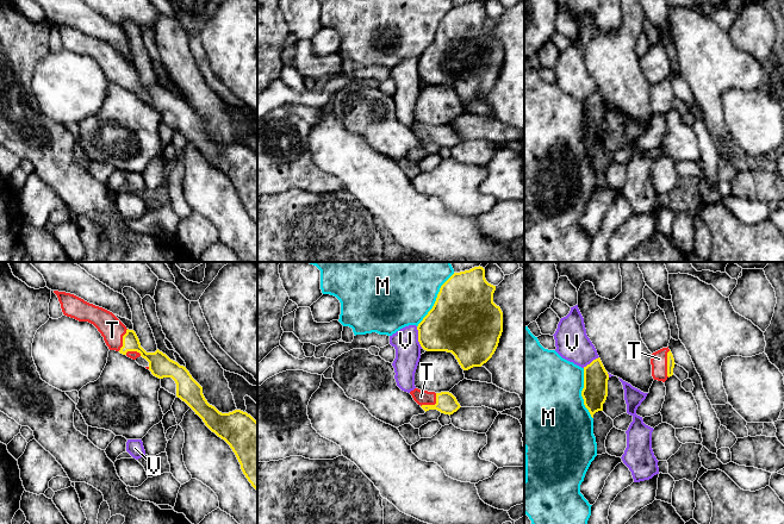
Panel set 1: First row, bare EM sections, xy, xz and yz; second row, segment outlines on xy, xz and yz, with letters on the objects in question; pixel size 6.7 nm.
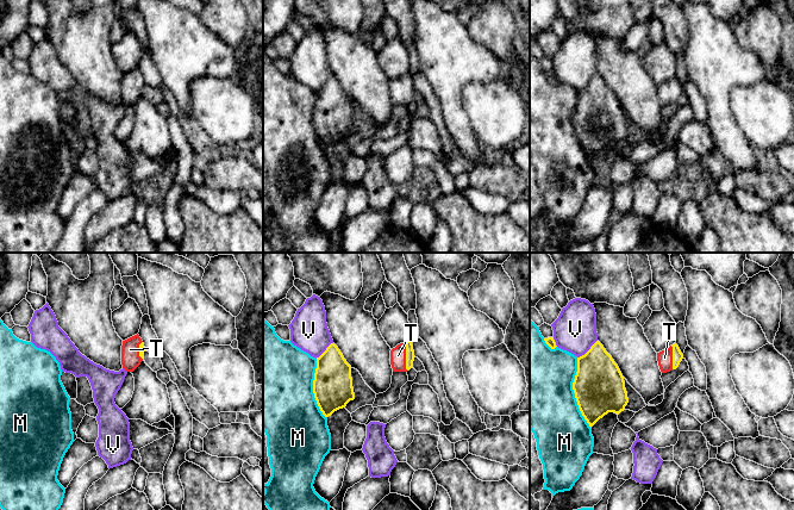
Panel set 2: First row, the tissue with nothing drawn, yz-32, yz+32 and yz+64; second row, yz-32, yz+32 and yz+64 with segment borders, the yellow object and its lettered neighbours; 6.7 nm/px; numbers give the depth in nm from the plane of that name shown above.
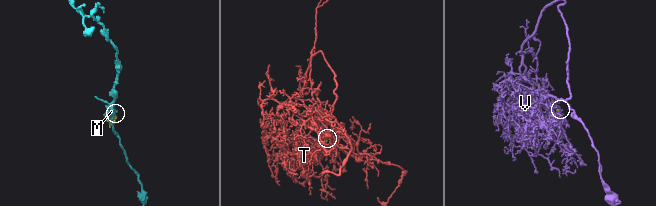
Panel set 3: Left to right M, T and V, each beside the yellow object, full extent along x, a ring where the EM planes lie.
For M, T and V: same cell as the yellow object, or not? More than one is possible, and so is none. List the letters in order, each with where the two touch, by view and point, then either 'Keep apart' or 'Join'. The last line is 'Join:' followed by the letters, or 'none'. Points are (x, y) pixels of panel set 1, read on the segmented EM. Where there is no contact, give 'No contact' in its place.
M: Touches yellow at xz (436, 300). Keep apart
T: Touches yellow at yz (667, 363). Join
V: Touches yellow at xz (418, 337). Keep apart
Join: T

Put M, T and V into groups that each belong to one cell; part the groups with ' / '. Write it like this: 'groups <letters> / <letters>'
groups M / T / V

